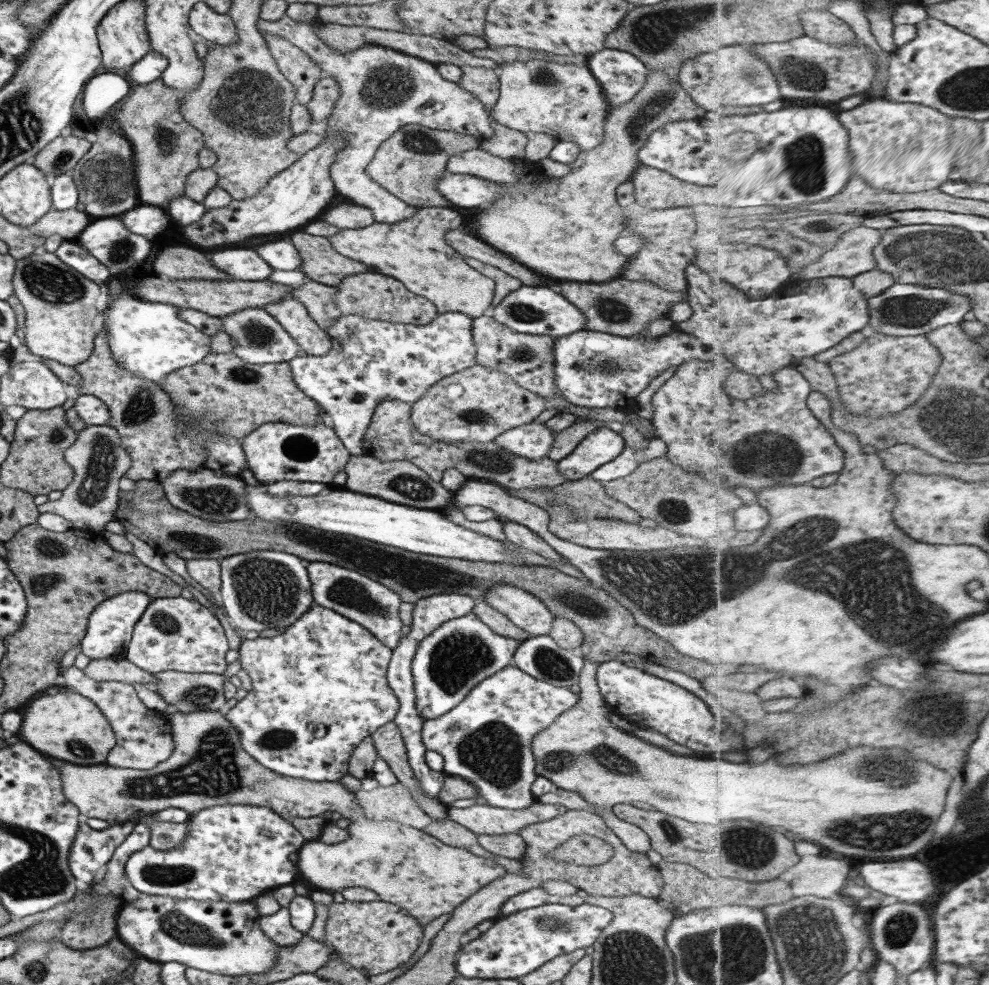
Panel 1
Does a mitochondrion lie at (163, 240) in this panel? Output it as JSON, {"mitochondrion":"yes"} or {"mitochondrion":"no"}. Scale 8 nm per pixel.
{"mitochondrion":"no"}

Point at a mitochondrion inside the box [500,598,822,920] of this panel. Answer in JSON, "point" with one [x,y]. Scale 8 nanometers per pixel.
{"point":[752,849]}

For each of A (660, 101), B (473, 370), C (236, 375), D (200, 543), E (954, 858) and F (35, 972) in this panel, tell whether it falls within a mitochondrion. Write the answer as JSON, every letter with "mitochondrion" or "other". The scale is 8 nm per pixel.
{"A":"mitochondrion","B":"other","C":"mitochondrion","D":"mitochondrion","E":"other","F":"mitochondrion"}

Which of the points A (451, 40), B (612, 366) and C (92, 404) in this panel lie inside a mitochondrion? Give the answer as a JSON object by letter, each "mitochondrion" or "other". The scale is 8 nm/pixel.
{"A":"other","B":"mitochondrion","C":"other"}

